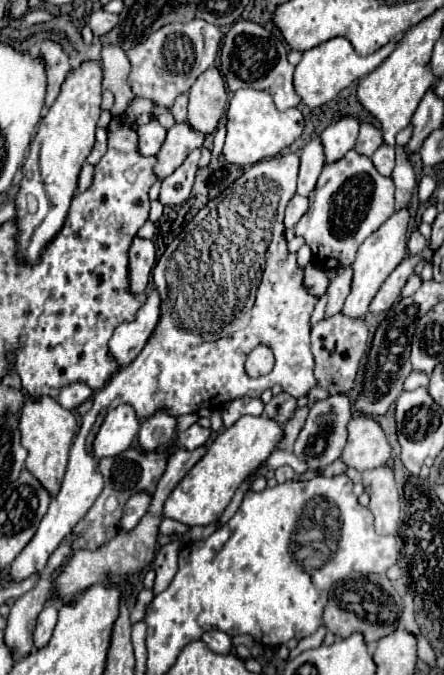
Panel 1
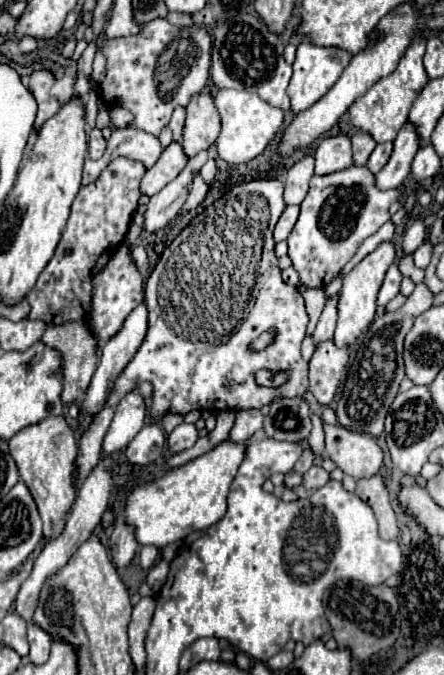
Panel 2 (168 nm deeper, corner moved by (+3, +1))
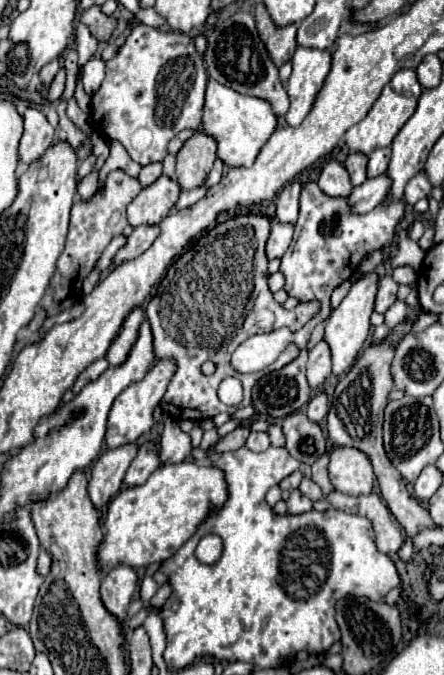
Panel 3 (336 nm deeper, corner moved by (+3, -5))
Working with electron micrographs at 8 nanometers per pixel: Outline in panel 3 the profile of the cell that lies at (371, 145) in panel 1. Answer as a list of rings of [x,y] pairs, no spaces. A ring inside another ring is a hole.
[[[350,152],[350,156],[344,160],[344,166],[350,172],[352,186],[360,186],[366,180],[366,164],[368,164],[368,156],[360,152]]]

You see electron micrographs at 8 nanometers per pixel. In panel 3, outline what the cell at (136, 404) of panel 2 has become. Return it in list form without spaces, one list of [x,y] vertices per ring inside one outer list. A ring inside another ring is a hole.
[[[160,360],[160,362],[154,364],[152,370],[148,370],[148,374],[140,382],[128,386],[114,400],[114,406],[112,406],[110,416],[108,416],[108,430],[106,430],[106,446],[110,450],[114,450],[118,446],[124,446],[124,444],[136,442],[144,432],[148,432],[152,428],[152,424],[154,424],[152,412],[154,412],[156,404],[160,402],[160,398],[164,396],[166,386],[168,386],[174,370],[176,370],[176,366],[174,366],[172,360]]]

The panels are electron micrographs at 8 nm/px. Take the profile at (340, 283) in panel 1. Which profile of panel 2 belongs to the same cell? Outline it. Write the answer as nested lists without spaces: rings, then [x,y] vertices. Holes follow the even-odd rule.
[[[338,296],[326,300],[324,312],[322,312],[320,320],[318,320],[318,326],[316,326],[314,334],[312,334],[312,338],[314,338],[314,346],[318,346],[320,342],[326,342],[326,340],[332,340],[332,336],[334,336],[336,314],[338,314],[338,310],[336,310],[336,300],[338,300]]]

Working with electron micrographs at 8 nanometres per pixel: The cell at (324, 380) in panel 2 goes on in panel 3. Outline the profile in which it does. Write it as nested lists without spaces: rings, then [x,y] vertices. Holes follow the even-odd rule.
[[[318,392],[310,398],[308,406],[306,406],[306,416],[312,420],[312,422],[322,422],[326,418],[330,410],[330,398],[326,392]]]

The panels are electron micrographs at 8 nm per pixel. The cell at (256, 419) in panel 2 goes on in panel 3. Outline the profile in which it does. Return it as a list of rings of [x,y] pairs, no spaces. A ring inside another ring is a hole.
[[[250,432],[246,440],[246,448],[252,452],[264,452],[270,446],[270,438],[266,432]]]

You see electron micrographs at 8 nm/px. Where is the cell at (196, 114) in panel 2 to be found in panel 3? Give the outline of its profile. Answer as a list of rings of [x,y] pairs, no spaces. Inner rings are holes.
[[[196,130],[194,136],[184,142],[182,150],[176,154],[178,160],[176,178],[182,190],[192,190],[202,186],[206,174],[210,172],[216,160],[216,148],[218,142],[214,142],[214,138],[210,138],[210,134],[202,130]]]

